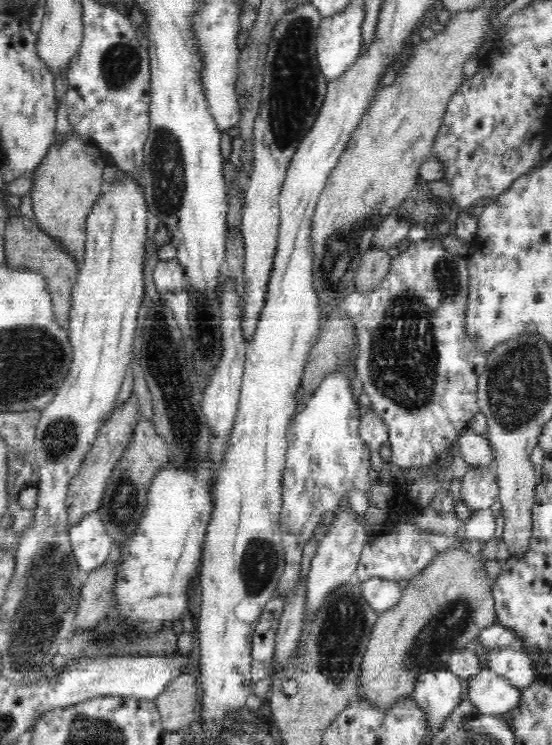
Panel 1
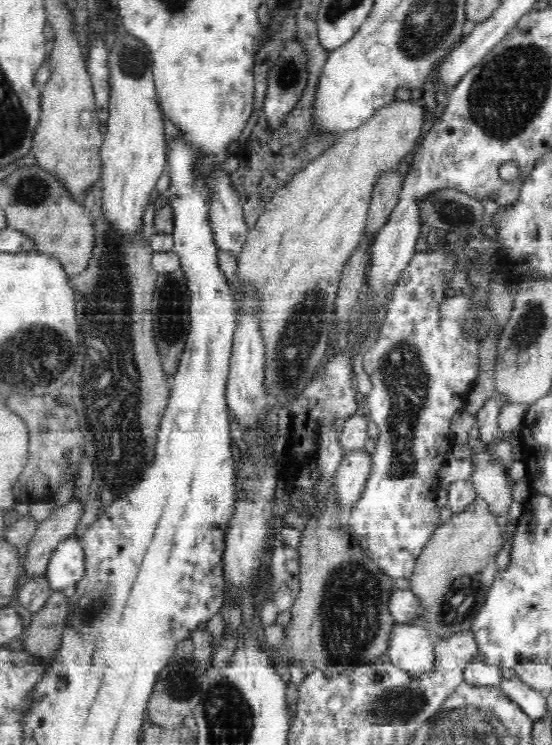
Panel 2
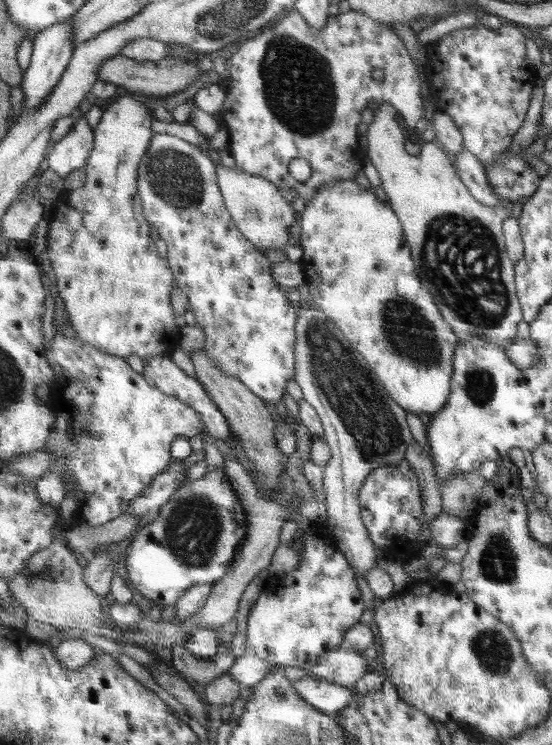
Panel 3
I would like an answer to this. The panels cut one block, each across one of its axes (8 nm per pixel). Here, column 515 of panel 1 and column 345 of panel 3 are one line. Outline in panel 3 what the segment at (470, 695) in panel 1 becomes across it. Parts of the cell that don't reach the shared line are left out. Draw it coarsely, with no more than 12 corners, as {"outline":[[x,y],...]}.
{"outline":[[310,677],[292,684],[303,700],[326,714],[353,702],[355,688]]}

